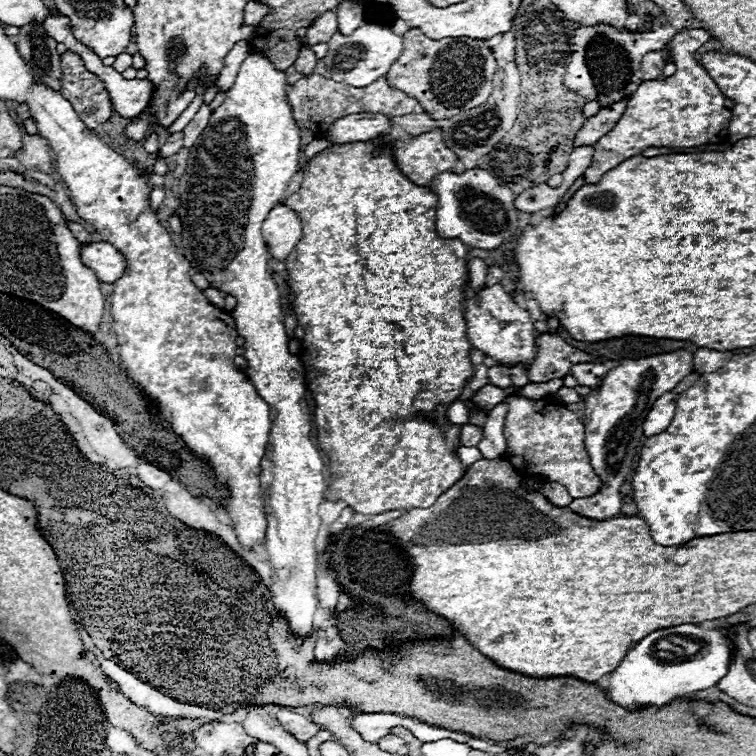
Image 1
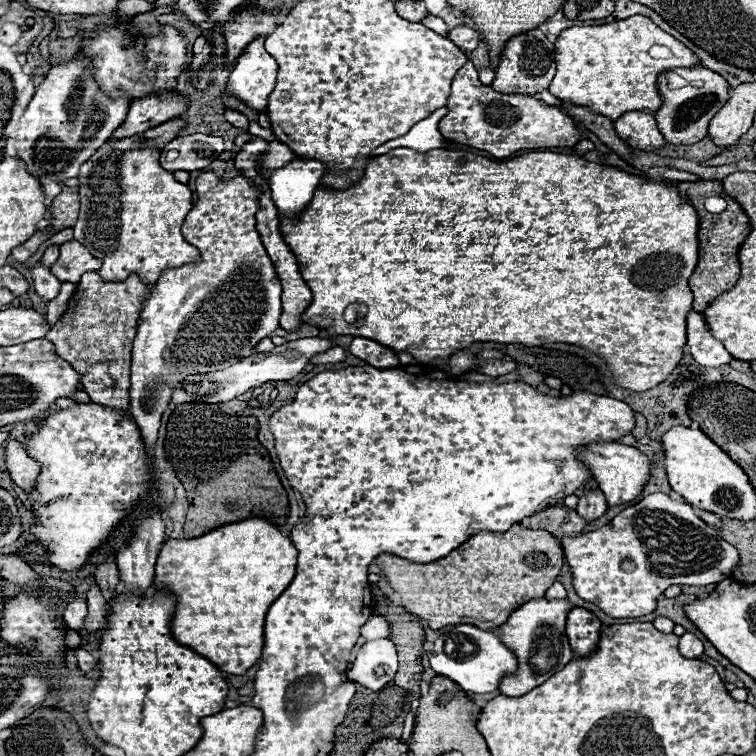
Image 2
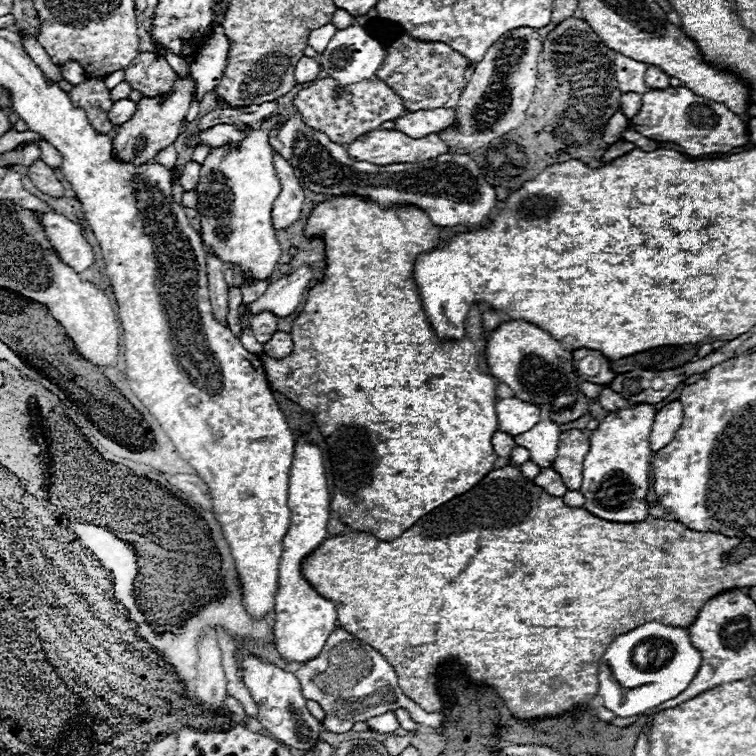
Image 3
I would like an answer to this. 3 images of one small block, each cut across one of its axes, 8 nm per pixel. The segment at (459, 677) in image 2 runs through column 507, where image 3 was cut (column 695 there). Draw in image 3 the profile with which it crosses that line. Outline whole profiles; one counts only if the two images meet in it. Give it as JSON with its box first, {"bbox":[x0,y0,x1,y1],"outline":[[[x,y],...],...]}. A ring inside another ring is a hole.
{"bbox":[602,622,702,718],"outline":[[[646,622],[638,628],[634,628],[628,634],[622,634],[620,638],[616,638],[616,642],[612,642],[608,646],[608,650],[602,656],[602,662],[606,666],[612,668],[612,676],[616,678],[616,682],[624,688],[624,700],[618,706],[618,710],[614,712],[620,718],[628,718],[628,716],[640,716],[650,712],[652,708],[660,706],[662,702],[676,698],[678,694],[682,694],[688,684],[694,680],[694,676],[698,674],[700,666],[702,666],[702,654],[700,650],[690,642],[690,634],[686,628],[674,628],[674,626],[664,626],[660,622]],[[650,638],[662,638],[664,648],[668,648],[668,660],[660,670],[648,672],[644,668],[640,668],[638,664],[632,662],[632,652],[638,644],[650,640]]]}

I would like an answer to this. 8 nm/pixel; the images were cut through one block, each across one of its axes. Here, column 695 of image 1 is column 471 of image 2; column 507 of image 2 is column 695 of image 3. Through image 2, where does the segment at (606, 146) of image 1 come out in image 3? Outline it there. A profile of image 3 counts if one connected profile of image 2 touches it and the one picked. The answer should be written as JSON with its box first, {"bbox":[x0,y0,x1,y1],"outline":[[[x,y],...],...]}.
{"bbox":[628,86,748,156],"outline":[[[684,86],[668,90],[648,90],[646,94],[642,94],[640,112],[628,122],[628,130],[636,130],[644,138],[656,142],[674,142],[682,146],[684,154],[688,156],[728,152],[732,148],[748,144],[748,128],[738,114],[730,112],[724,104],[696,96]]]}

